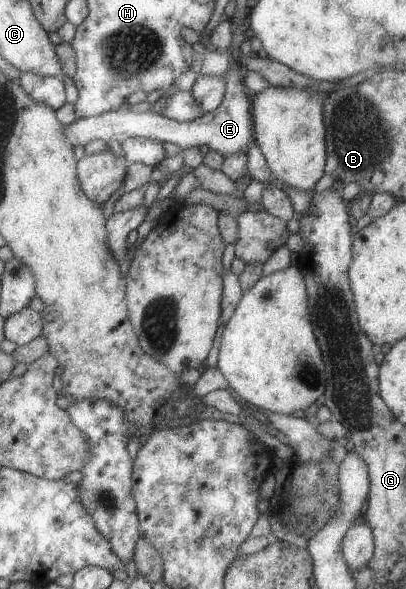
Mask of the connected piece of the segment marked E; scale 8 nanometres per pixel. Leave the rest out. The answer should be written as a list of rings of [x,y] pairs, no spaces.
[[[233,20],[233,40],[228,50],[232,60],[229,71],[223,76],[225,78],[225,93],[218,108],[204,113],[201,117],[190,122],[178,122],[160,113],[153,113],[148,110],[142,113],[135,113],[127,109],[123,104],[115,111],[106,111],[99,115],[89,117],[75,118],[72,122],[65,125],[63,135],[66,142],[73,149],[74,146],[84,146],[88,141],[100,139],[105,143],[110,141],[121,142],[128,137],[144,137],[162,142],[171,142],[183,149],[192,146],[206,146],[213,151],[219,152],[223,157],[236,153],[246,154],[249,141],[253,141],[253,124],[251,121],[251,111],[246,107],[245,87],[243,85],[244,72],[242,66],[237,60],[240,54],[239,46],[243,38],[246,37],[246,21],[243,21],[241,27],[237,27]]]

